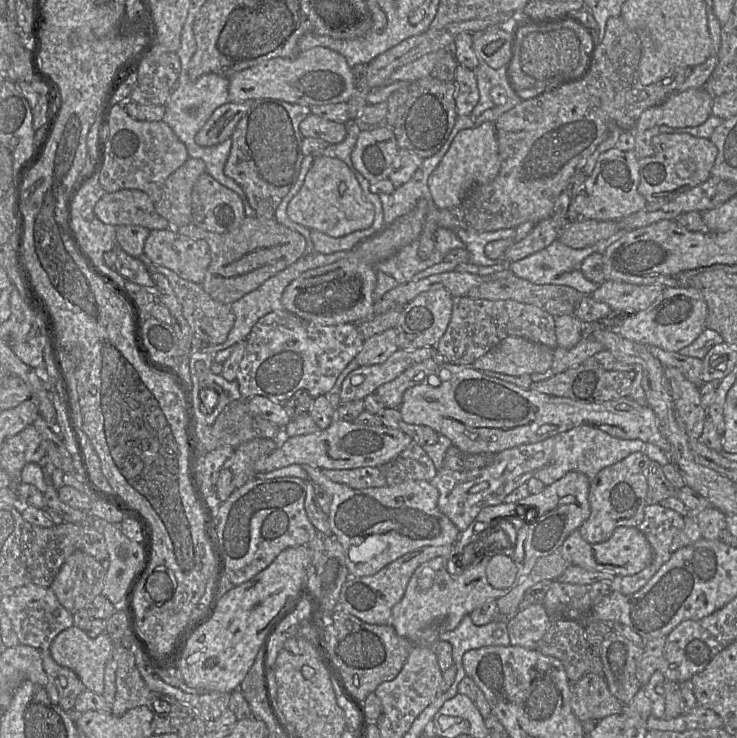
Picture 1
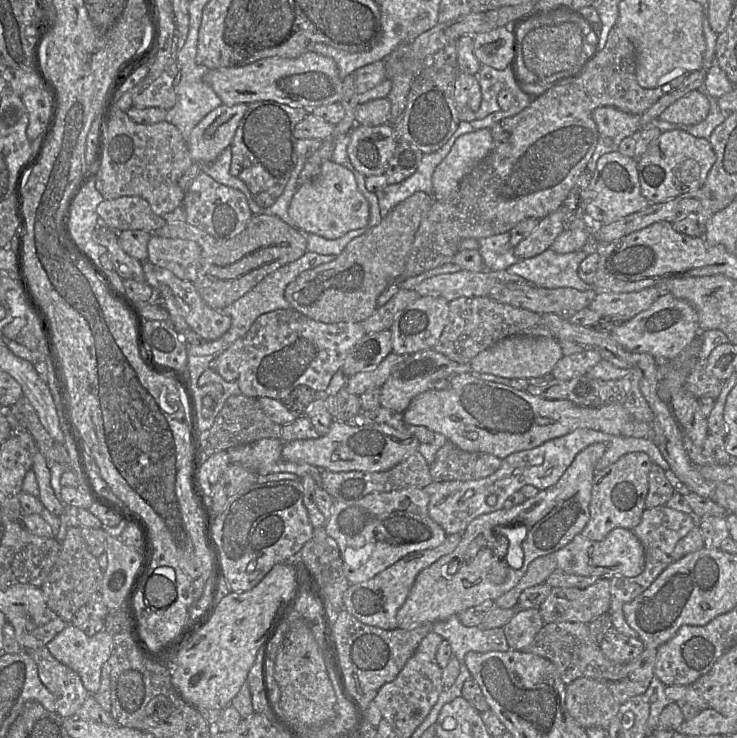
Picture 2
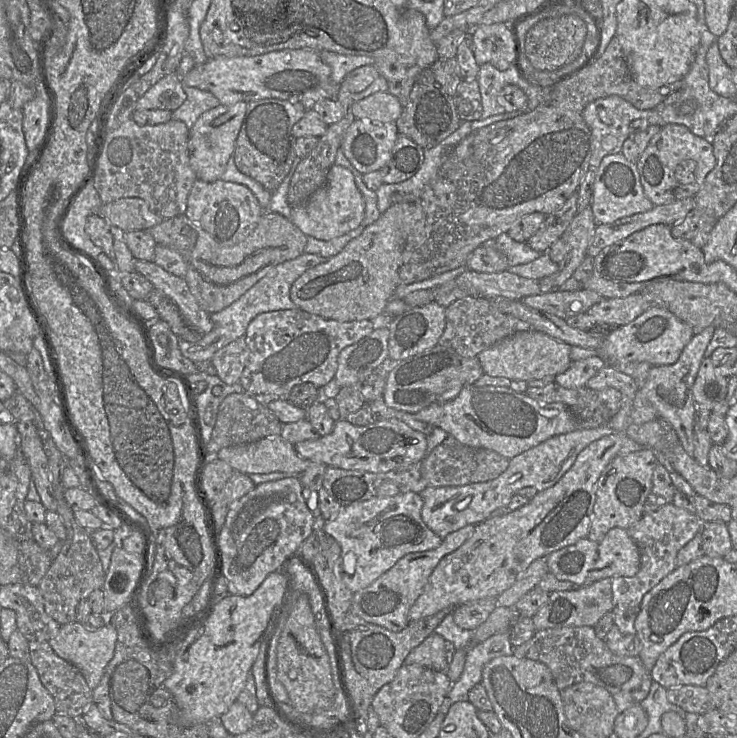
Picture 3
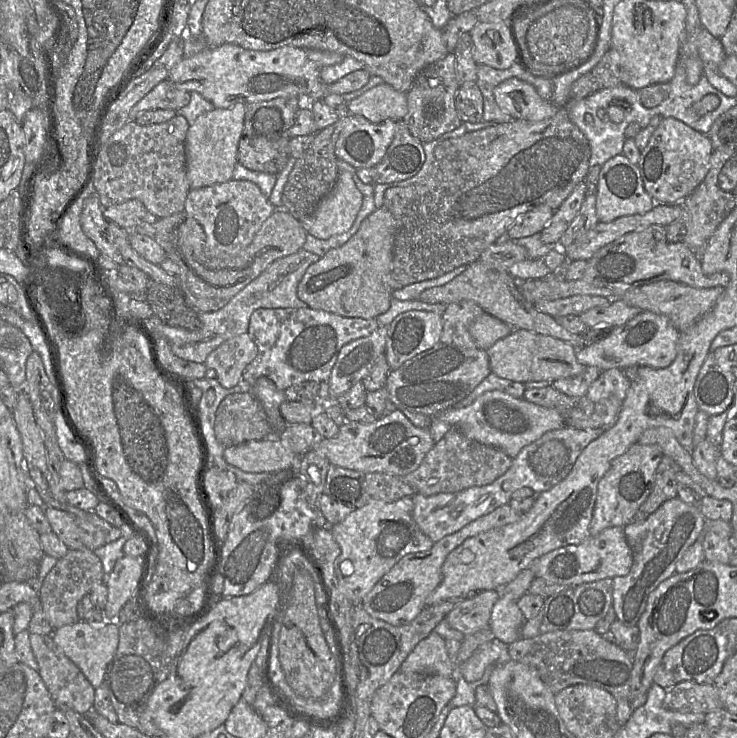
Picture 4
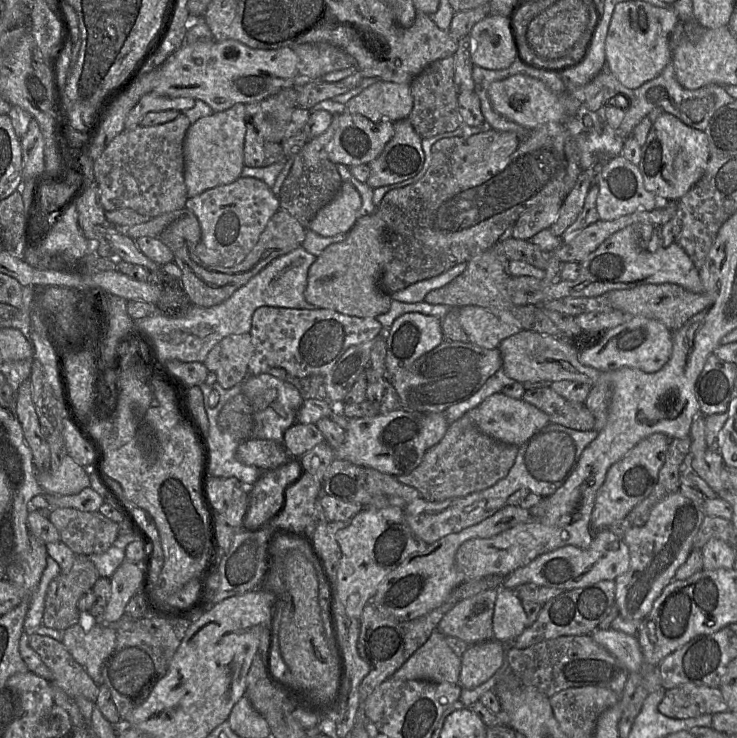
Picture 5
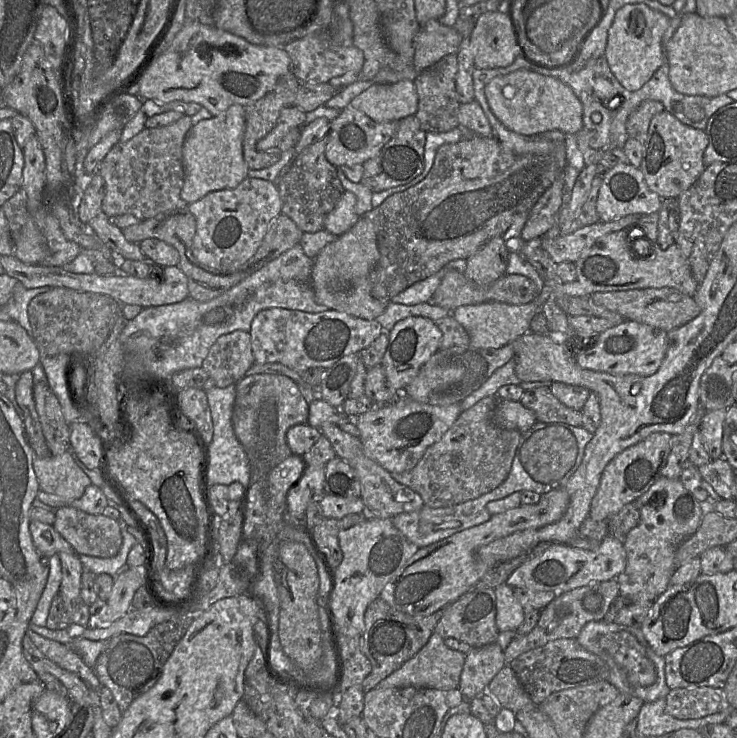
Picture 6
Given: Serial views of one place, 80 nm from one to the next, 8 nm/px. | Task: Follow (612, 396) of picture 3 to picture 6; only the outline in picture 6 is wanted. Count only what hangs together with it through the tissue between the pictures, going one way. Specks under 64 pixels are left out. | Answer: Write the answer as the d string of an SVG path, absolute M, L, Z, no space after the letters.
M536 388L525 391L520 402L532 410L541 423L563 423L573 427L582 427L582 411L571 409L562 404L550 388Z

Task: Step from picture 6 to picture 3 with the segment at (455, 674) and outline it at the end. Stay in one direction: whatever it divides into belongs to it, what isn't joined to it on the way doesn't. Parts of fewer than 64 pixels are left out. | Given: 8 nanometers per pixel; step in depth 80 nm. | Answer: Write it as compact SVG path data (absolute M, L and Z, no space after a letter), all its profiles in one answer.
M431 633L421 644L414 648L406 657L405 665L421 665L436 671L446 672L449 663L445 655L445 639Z

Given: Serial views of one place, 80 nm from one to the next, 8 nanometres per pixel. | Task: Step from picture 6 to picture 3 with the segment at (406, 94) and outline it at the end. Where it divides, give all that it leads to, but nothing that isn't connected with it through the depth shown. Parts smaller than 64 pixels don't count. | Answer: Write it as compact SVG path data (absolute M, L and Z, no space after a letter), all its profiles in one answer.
M388 91L376 92L352 105L355 119L376 123L395 123L402 111L403 105Z

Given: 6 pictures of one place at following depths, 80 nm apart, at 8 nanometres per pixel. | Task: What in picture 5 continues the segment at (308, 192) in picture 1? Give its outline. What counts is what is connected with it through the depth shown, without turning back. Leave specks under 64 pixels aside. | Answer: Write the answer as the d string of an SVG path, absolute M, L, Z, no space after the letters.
M343 182L338 194L326 206L318 211L308 226L308 230L323 236L331 237L348 233L357 220L357 211L361 207L361 196L356 188L349 182Z

